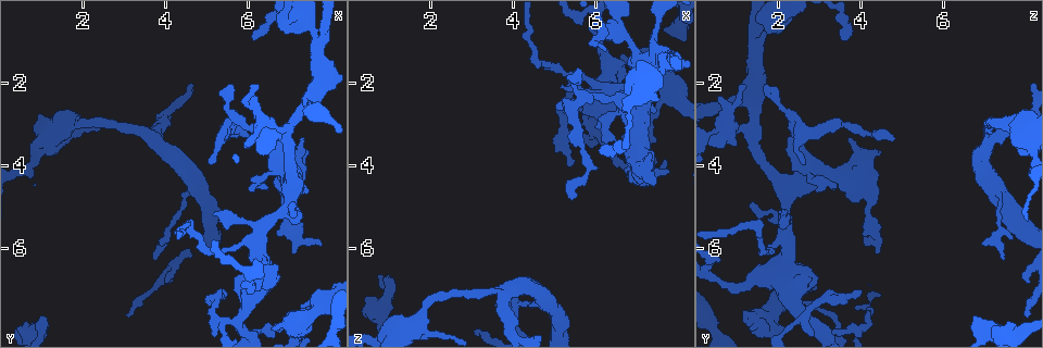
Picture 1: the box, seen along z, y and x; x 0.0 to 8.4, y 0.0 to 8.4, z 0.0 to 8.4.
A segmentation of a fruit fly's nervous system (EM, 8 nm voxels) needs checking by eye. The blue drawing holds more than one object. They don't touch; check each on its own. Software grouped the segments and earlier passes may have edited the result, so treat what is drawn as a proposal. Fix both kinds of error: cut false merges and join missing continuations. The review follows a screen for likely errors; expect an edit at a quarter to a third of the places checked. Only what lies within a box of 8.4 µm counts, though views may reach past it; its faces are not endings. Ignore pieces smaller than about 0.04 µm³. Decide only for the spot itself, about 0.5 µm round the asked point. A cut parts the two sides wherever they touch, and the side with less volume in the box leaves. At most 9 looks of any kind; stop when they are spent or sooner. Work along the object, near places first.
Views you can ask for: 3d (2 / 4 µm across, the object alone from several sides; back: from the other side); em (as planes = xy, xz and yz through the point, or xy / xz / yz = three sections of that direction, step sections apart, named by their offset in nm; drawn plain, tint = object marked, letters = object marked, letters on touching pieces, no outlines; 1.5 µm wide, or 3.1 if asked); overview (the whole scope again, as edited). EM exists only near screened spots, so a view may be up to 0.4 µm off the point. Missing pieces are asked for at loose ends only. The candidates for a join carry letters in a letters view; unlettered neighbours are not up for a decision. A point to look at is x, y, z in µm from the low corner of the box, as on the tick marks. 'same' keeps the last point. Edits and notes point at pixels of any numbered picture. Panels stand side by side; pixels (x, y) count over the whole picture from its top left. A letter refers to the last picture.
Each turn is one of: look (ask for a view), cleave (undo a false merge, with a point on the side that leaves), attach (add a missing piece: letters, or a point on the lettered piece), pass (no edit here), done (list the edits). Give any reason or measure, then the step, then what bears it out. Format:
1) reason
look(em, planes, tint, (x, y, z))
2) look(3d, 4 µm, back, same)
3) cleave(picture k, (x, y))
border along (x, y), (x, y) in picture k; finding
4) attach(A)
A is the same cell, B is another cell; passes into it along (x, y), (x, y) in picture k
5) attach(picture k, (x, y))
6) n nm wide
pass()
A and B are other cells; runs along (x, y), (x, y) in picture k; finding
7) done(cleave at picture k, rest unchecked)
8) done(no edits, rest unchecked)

abrupt turn
look(3d, 2 µm, (4.55, 5.50, 1.55))

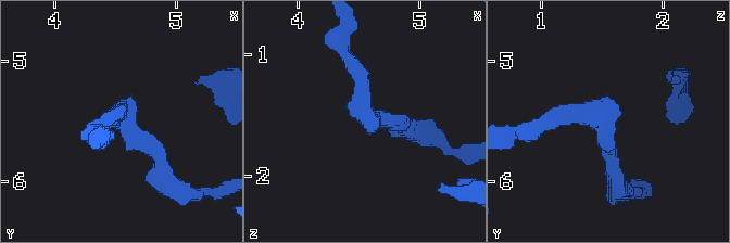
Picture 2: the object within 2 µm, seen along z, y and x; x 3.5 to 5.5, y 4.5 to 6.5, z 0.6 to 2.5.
arms of 160, 160 nm; shape alone is not enough
look(em, planes, letters, (4.60, 5.50, 1.50))

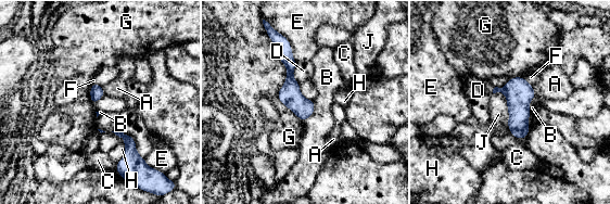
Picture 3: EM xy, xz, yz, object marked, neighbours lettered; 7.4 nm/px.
pass()
A, B, C, D, E, F, G, H and J are other cells; border along (493, 92), (505, 96), (508, 126) in picture 3; continuous, no second neuron

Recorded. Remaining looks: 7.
look(em, planes, letters, (7.20, 5.30, 1.75))

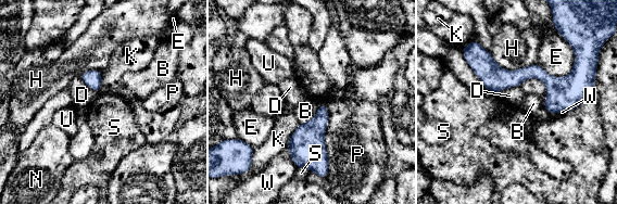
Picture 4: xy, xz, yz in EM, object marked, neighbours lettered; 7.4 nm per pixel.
P touches over 550 nm
pass()
B, D, E, H, K, N, P, S, U and W are other cells; border along (590, 93), (576, 107), (567, 112) in picture 4; none of them fits

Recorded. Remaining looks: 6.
branch stops here
look(em, 3.1 µm, xy, step 16, letters, (5.50, 2.10, 1.75))

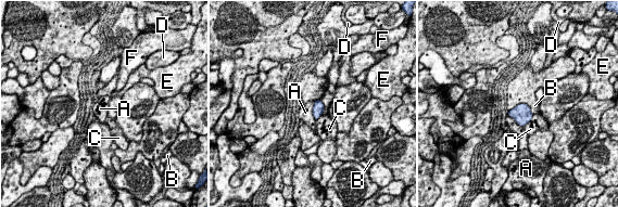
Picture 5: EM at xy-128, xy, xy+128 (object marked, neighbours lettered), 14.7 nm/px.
look(em, 3.1 µm, yz, step 8, letters, same)

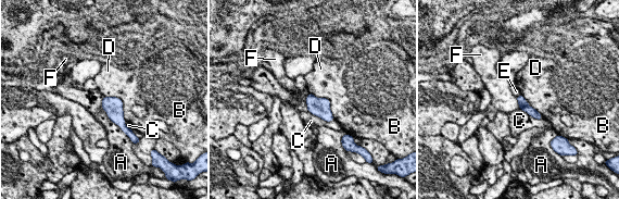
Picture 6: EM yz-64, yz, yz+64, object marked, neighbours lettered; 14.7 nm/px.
pass()
A, B, C, D, E and F are other cells; border along (102, 97), (102, 109), (123, 131) in picture 6; none of them fits

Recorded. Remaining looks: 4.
end of a long branch
look(em, planes, plain, (5.45, 3.40, 4.75))

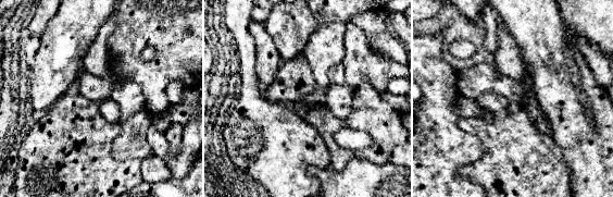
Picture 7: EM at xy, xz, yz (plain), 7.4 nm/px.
look(em, planes, tint, same)

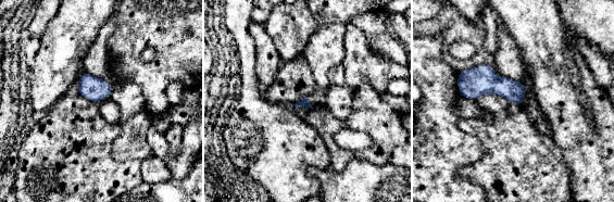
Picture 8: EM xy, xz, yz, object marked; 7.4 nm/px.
look(em, planes, letters, same)

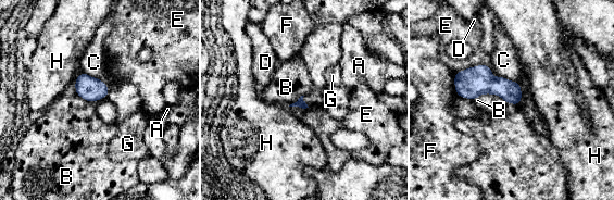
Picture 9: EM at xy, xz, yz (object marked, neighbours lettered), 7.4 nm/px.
pass()
A, B, C, D, E, F, G and H are other cells; no lettered piece goes on from it

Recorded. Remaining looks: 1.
done(no edits, rest unchecked)

